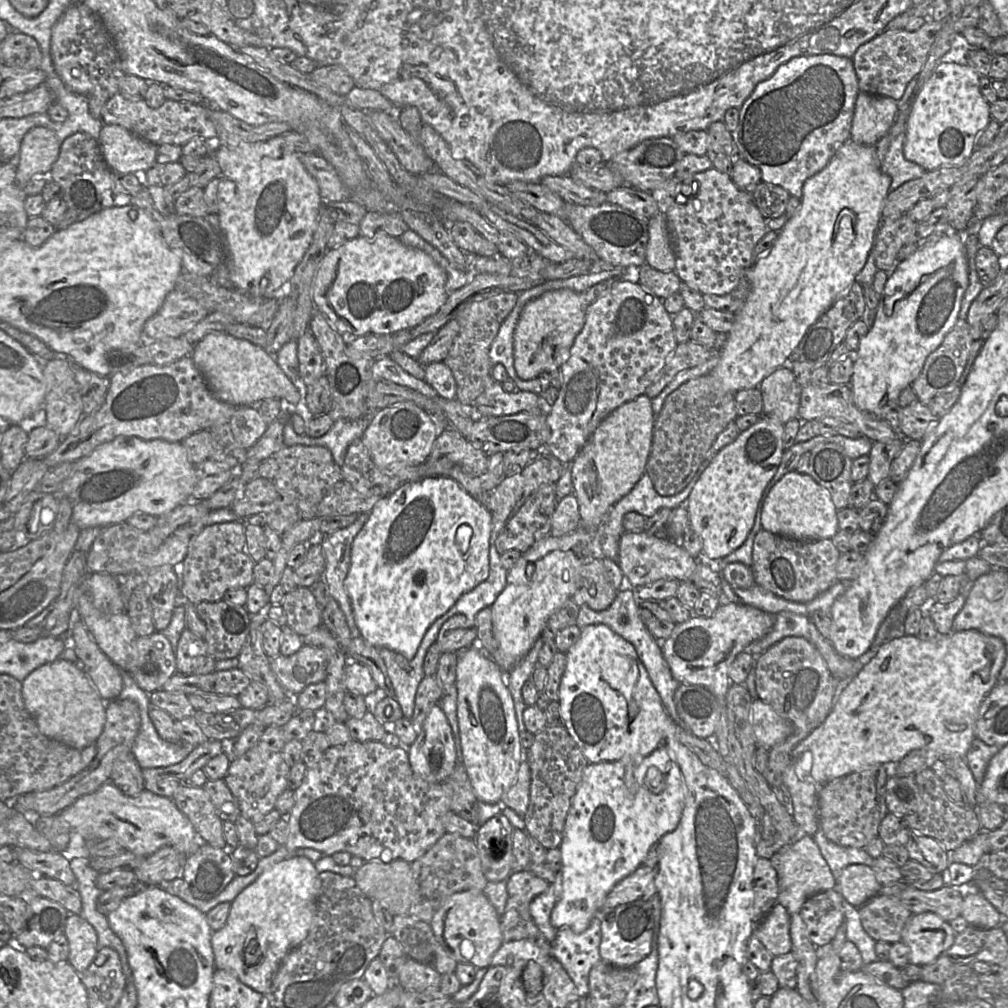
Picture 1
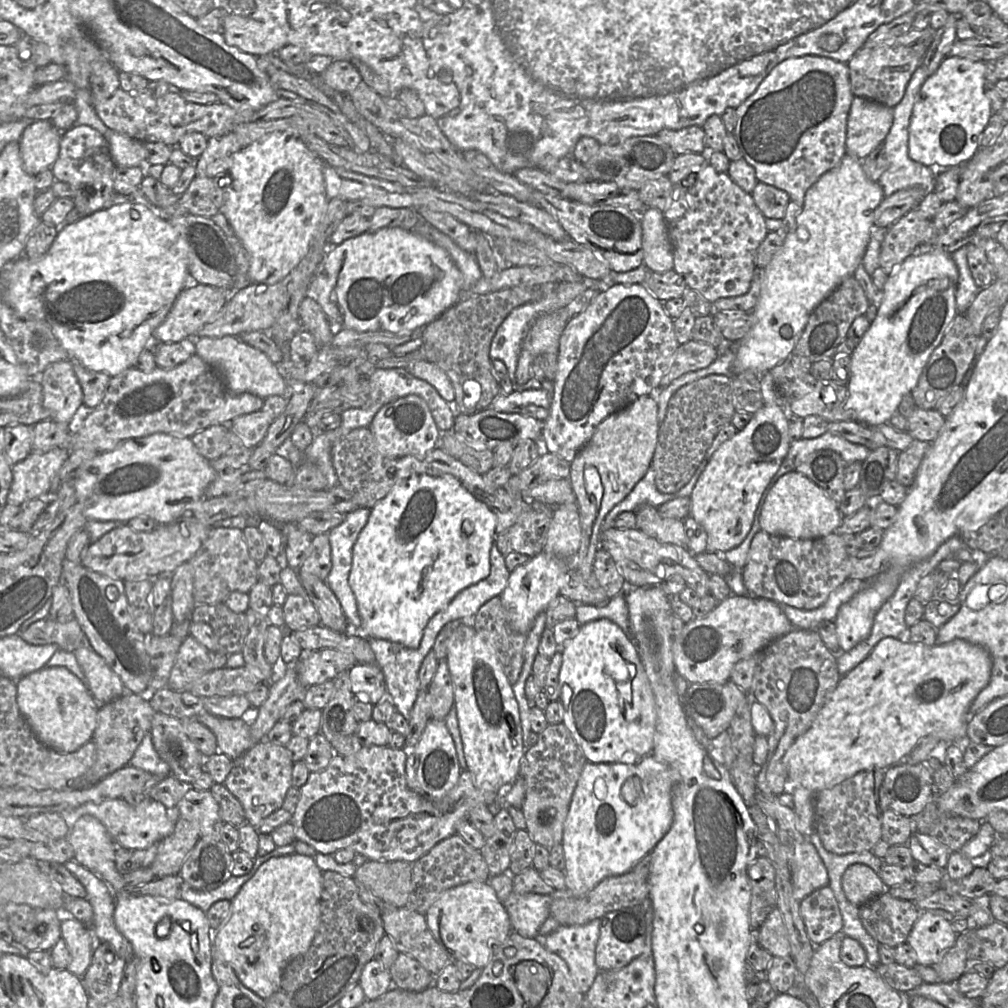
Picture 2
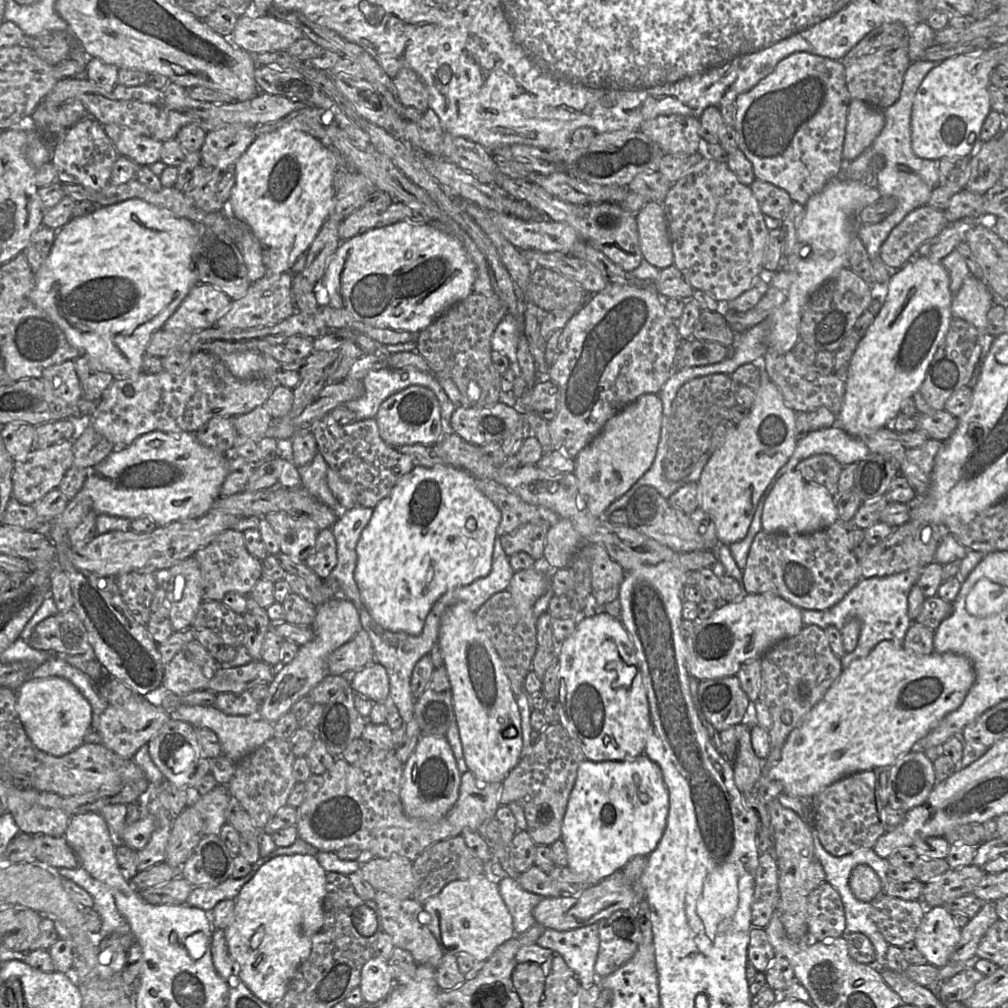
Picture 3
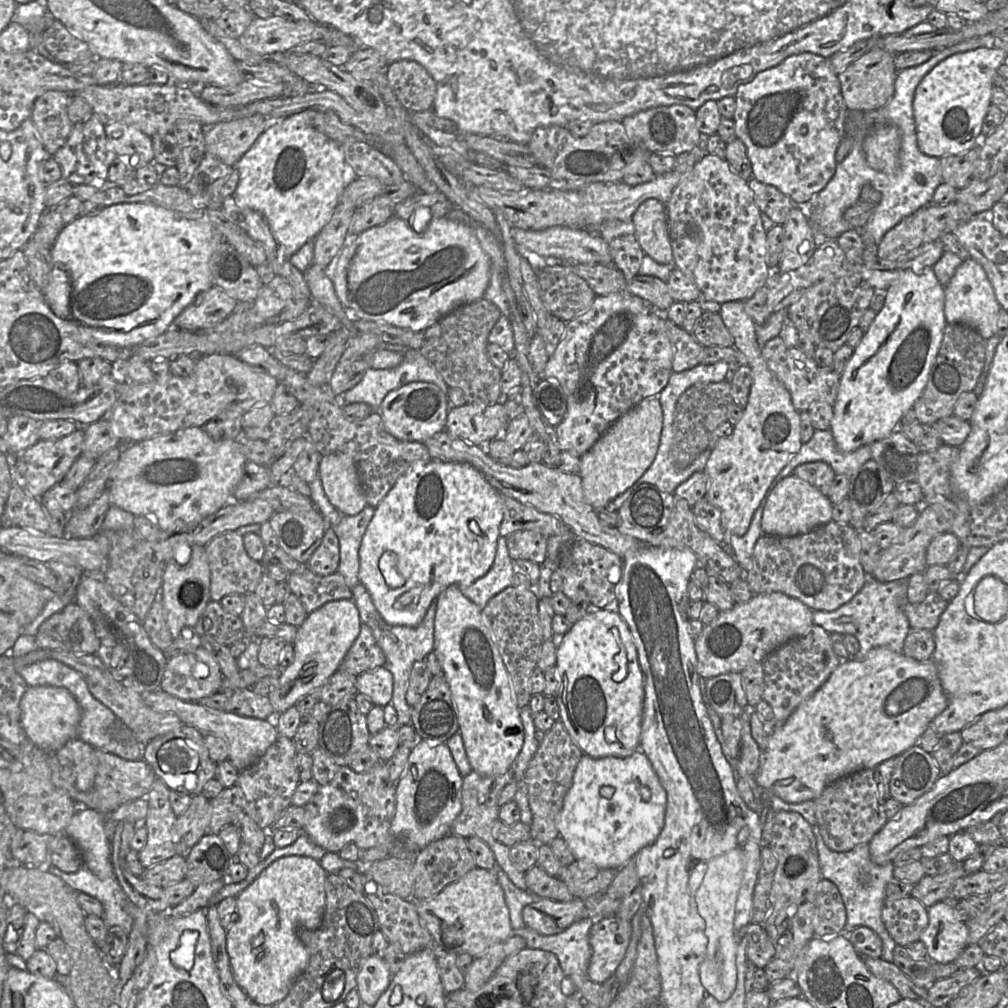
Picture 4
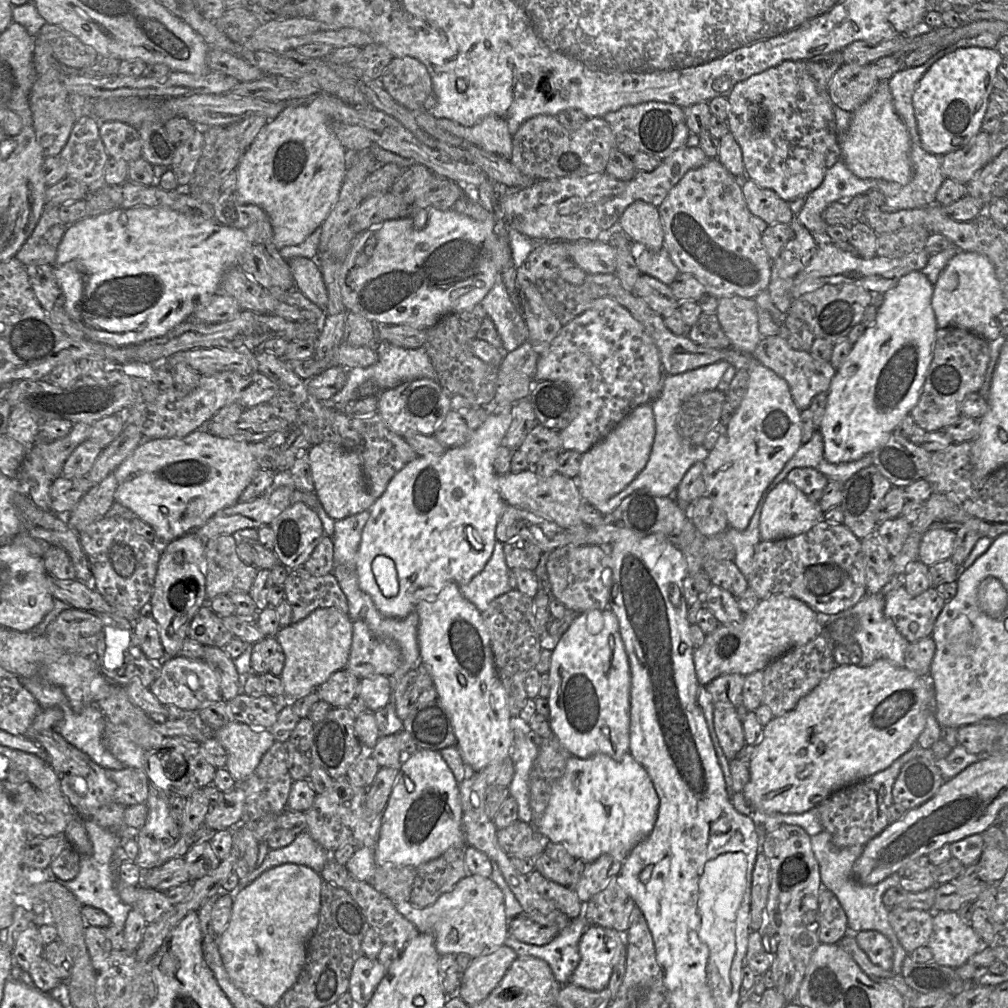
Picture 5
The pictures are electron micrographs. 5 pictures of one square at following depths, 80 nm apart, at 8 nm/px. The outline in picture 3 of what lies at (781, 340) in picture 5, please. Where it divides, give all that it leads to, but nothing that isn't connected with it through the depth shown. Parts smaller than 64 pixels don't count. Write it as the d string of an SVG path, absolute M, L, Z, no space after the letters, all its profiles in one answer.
M772 348L766 350L761 365L769 379L781 392L786 405L794 412L810 413L820 407L825 407L837 416L841 411L845 396L845 383L834 374L821 375L815 365L806 366L800 363L793 351L781 354Z

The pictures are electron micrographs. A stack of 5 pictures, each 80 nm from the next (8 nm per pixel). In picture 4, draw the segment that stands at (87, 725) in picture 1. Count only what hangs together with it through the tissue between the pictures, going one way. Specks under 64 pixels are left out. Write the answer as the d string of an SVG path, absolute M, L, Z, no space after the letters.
M27 687L20 702L20 709L20 723L26 736L36 747L48 753L55 753L77 736L81 709L73 695L63 687Z

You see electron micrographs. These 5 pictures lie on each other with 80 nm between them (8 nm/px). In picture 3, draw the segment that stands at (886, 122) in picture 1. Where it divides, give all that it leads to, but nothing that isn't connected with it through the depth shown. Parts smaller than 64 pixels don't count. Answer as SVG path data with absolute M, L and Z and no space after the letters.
M851 99L842 150L843 160L852 161L860 156L879 135L884 125L883 109Z

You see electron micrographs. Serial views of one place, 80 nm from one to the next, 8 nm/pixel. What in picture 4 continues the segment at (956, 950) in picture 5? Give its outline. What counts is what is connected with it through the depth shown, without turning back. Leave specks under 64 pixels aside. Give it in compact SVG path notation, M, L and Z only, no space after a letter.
M938 902L927 909L929 922L920 935L919 941L925 945L931 962L939 964L952 963L968 945L968 927L957 918L955 904Z

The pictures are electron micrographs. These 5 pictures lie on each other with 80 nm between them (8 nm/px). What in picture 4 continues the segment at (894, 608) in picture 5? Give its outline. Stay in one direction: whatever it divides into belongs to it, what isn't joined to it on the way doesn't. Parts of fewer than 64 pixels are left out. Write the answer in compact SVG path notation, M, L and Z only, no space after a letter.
M929 591L925 599L919 604L911 604L906 601L903 604L903 611L908 618L911 629L933 631L947 605L948 602L937 592Z

